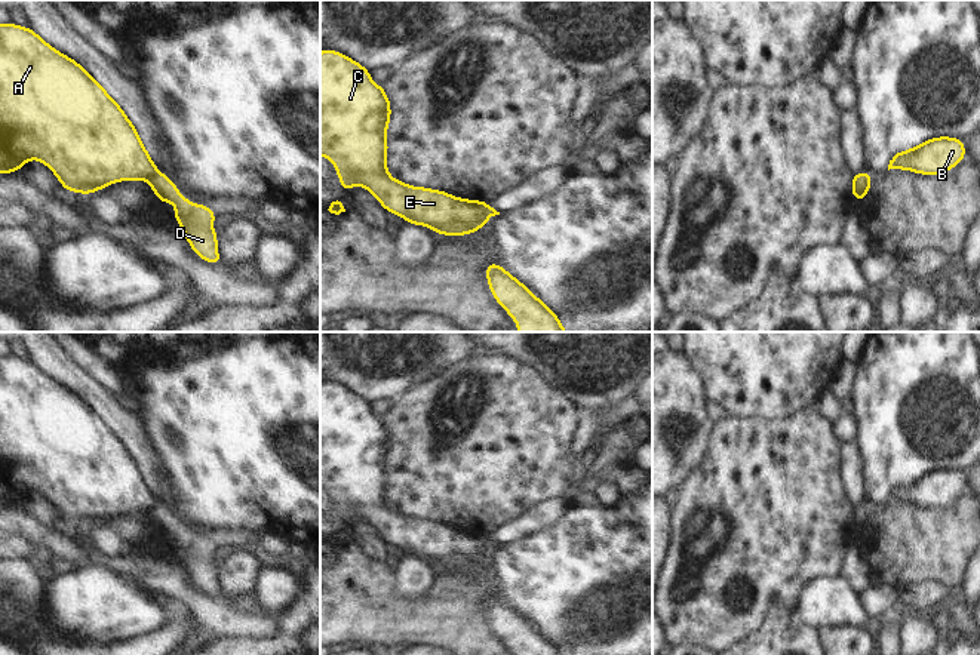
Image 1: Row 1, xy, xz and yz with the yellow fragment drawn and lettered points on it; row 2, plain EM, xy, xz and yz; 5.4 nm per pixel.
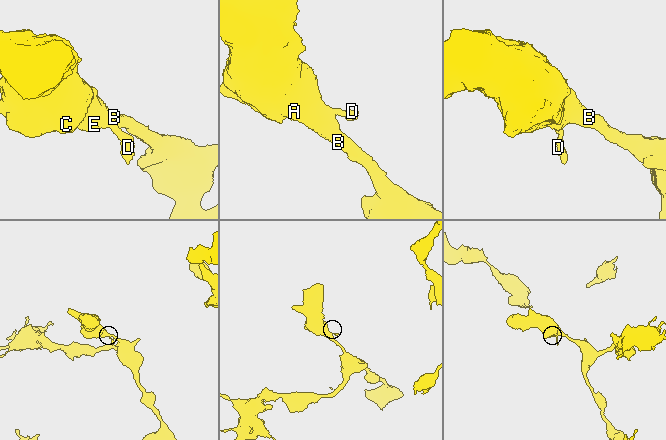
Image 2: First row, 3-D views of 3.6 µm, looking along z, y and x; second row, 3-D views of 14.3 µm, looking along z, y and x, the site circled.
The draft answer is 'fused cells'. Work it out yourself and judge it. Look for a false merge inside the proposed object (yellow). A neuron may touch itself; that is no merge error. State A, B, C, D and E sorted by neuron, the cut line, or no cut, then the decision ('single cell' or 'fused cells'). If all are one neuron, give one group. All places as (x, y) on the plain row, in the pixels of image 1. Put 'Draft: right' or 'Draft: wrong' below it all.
groups A B C E / D; cut xy (157, 503), (147, 513); fused cells
Draft: right

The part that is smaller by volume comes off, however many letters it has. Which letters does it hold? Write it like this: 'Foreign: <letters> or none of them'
Foreign: D

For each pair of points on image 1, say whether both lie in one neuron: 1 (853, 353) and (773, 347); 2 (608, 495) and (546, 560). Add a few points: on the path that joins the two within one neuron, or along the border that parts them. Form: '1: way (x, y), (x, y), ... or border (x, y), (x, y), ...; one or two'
1: border (841, 347), (844, 359); two
2: border (624, 498), (616, 504), (602, 506); two

